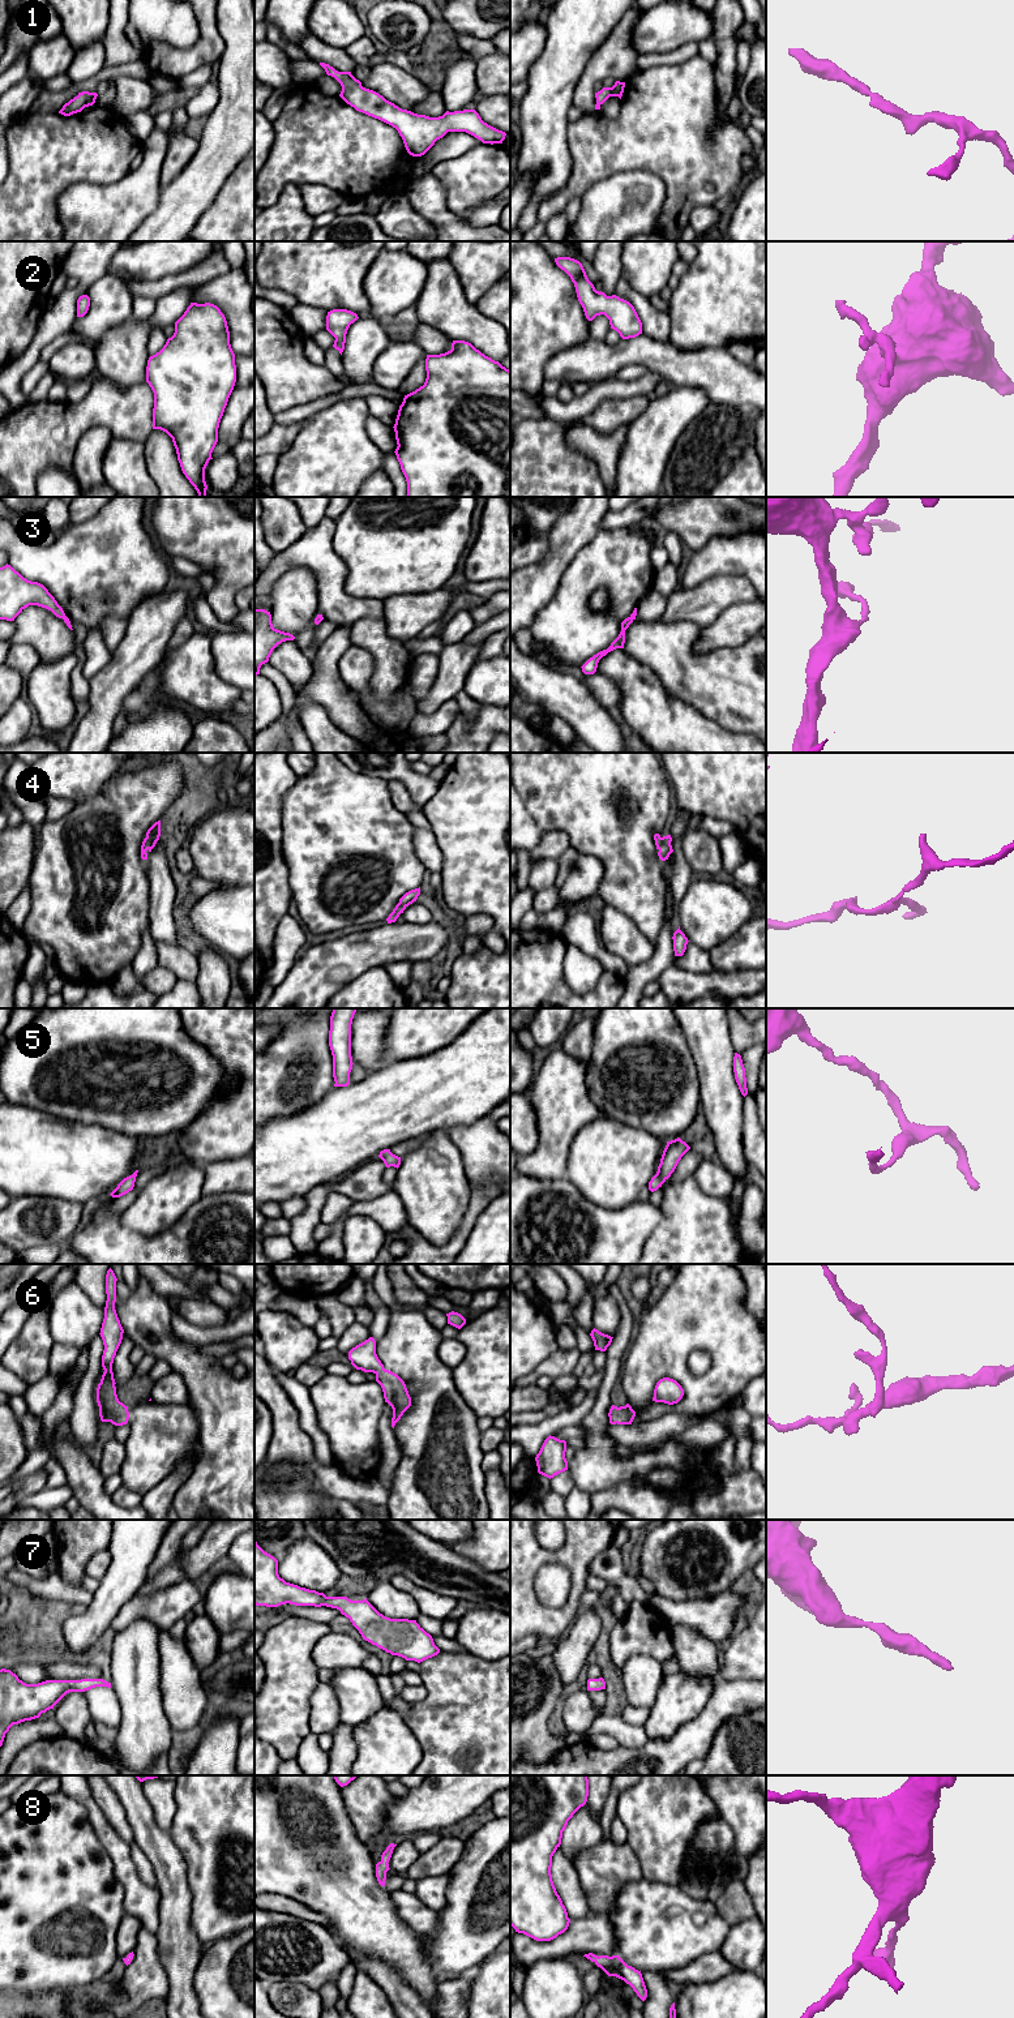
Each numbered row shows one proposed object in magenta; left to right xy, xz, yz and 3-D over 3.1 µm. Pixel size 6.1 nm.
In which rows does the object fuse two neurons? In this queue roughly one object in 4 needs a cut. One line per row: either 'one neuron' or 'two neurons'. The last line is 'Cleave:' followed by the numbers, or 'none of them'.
1: one neuron
2: one neuron
3: one neuron
4: one neuron
5: one neuron
6: one neuron
7: one neuron
8: one neuron
Cleave: none of them

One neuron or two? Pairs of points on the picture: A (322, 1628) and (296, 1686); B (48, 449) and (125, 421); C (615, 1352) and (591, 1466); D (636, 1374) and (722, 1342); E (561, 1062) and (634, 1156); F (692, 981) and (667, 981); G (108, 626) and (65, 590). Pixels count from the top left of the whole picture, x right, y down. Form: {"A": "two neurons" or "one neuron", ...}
{"A": "one neuron", "B": "one neuron", "C": "one neuron", "D": "one neuron", "E": "two neurons", "F": "one neuron", "G": "two neurons"}

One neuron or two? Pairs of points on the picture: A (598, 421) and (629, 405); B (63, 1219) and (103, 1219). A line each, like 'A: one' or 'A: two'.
A: one
B: two

